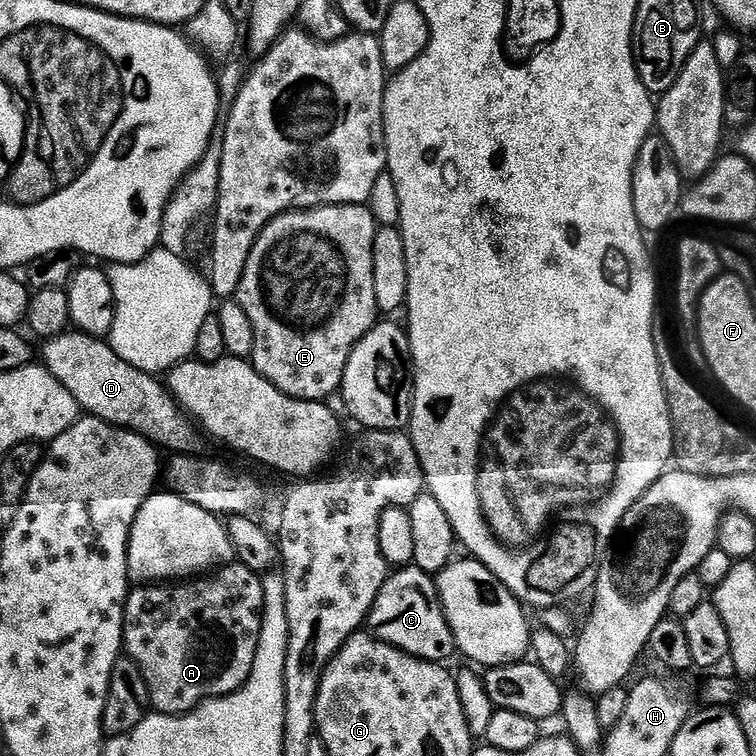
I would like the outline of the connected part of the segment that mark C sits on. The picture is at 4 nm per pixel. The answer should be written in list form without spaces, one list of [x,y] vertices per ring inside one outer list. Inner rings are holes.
[[[400,566],[389,575],[382,586],[378,598],[368,614],[366,628],[376,639],[402,650],[406,654],[418,657],[419,660],[433,662],[448,662],[453,655],[457,655],[456,639],[448,625],[444,607],[440,605],[440,592],[436,589],[436,581],[429,573],[415,566]]]

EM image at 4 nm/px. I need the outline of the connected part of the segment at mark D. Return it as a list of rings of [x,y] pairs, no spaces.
[[[69,330],[45,341],[41,345],[43,367],[74,395],[87,415],[130,429],[165,451],[195,453],[199,435],[167,387],[155,375],[130,366],[107,341],[94,337],[91,333]]]

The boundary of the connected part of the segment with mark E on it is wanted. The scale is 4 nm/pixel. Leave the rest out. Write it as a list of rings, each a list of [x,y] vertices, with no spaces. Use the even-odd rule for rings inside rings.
[[[331,204],[325,208],[305,208],[283,212],[264,227],[262,234],[254,242],[254,250],[250,250],[250,258],[246,262],[246,270],[242,274],[238,299],[242,310],[250,317],[254,325],[254,350],[250,363],[257,372],[262,373],[279,392],[286,393],[296,400],[327,401],[331,392],[339,393],[344,382],[346,362],[354,350],[354,346],[372,329],[378,320],[378,309],[374,298],[374,238],[378,225],[374,214],[363,204]]]

